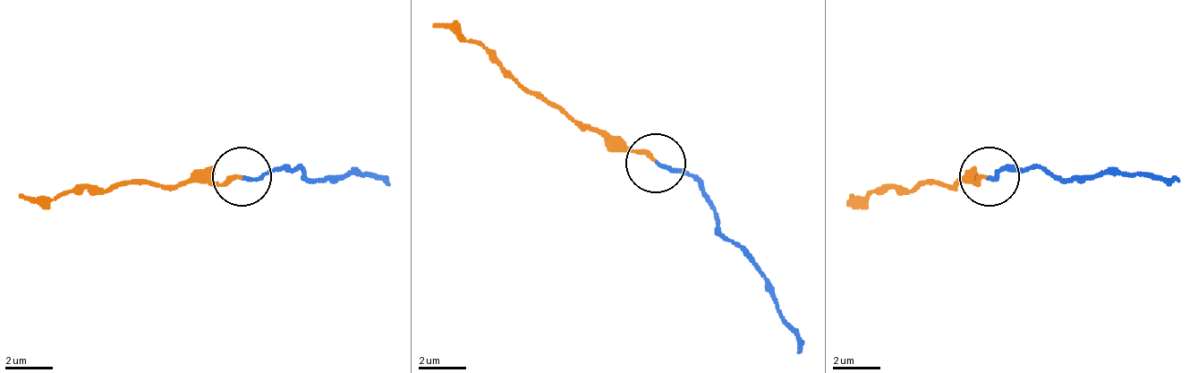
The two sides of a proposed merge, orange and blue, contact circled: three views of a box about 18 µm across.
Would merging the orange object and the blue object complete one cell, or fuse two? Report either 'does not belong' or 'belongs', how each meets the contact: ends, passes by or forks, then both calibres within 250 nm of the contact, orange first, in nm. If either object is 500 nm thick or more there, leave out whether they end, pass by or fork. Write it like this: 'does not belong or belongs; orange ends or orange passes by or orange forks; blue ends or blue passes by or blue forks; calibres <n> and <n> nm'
does not belong; orange ends; blue ends; calibres 190 and 140 nm

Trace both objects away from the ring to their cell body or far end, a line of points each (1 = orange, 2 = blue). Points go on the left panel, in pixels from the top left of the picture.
1: (240, 178), (157, 183), (68, 195), (21, 195)
2: (240, 178), (287, 165), (305, 178), (352, 172), (388, 178)

